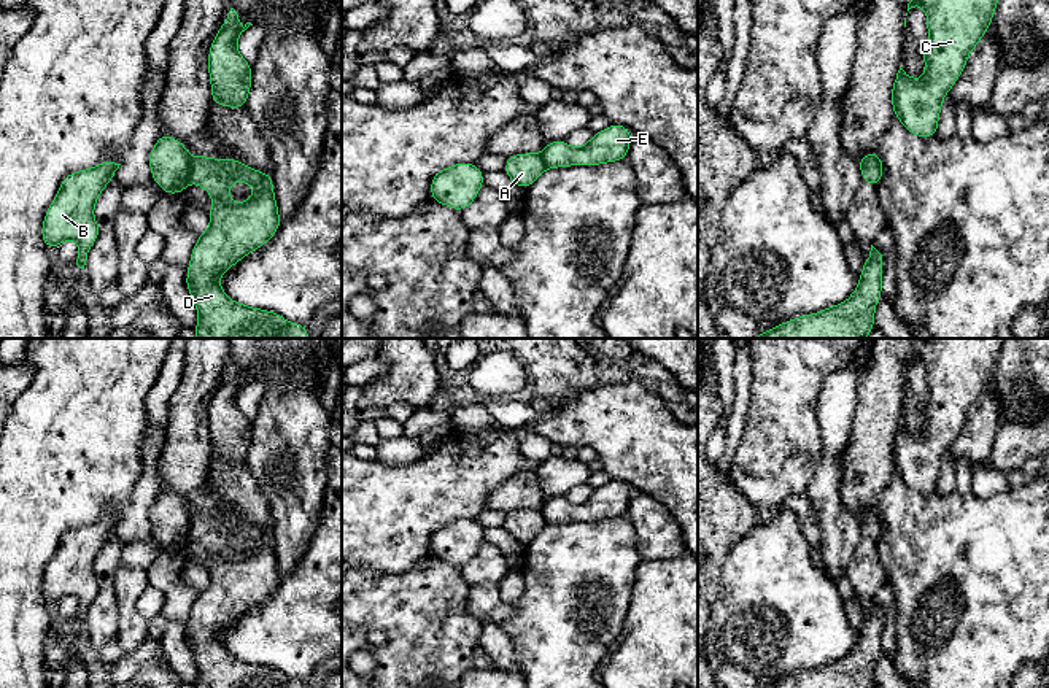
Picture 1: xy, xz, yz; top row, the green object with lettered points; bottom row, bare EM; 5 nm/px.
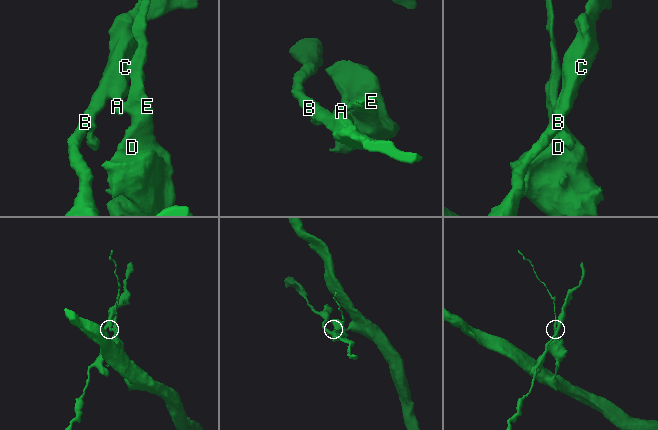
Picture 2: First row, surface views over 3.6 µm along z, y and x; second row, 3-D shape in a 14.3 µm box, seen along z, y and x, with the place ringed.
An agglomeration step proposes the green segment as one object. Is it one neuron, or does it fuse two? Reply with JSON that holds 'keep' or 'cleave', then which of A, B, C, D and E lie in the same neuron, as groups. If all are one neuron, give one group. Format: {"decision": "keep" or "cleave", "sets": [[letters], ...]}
{"decision": "cleave", "sets": [["A", "B", "C"], ["D", "E"]]}

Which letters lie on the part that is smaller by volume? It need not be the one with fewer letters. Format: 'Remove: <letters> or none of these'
Remove: A, B, C

